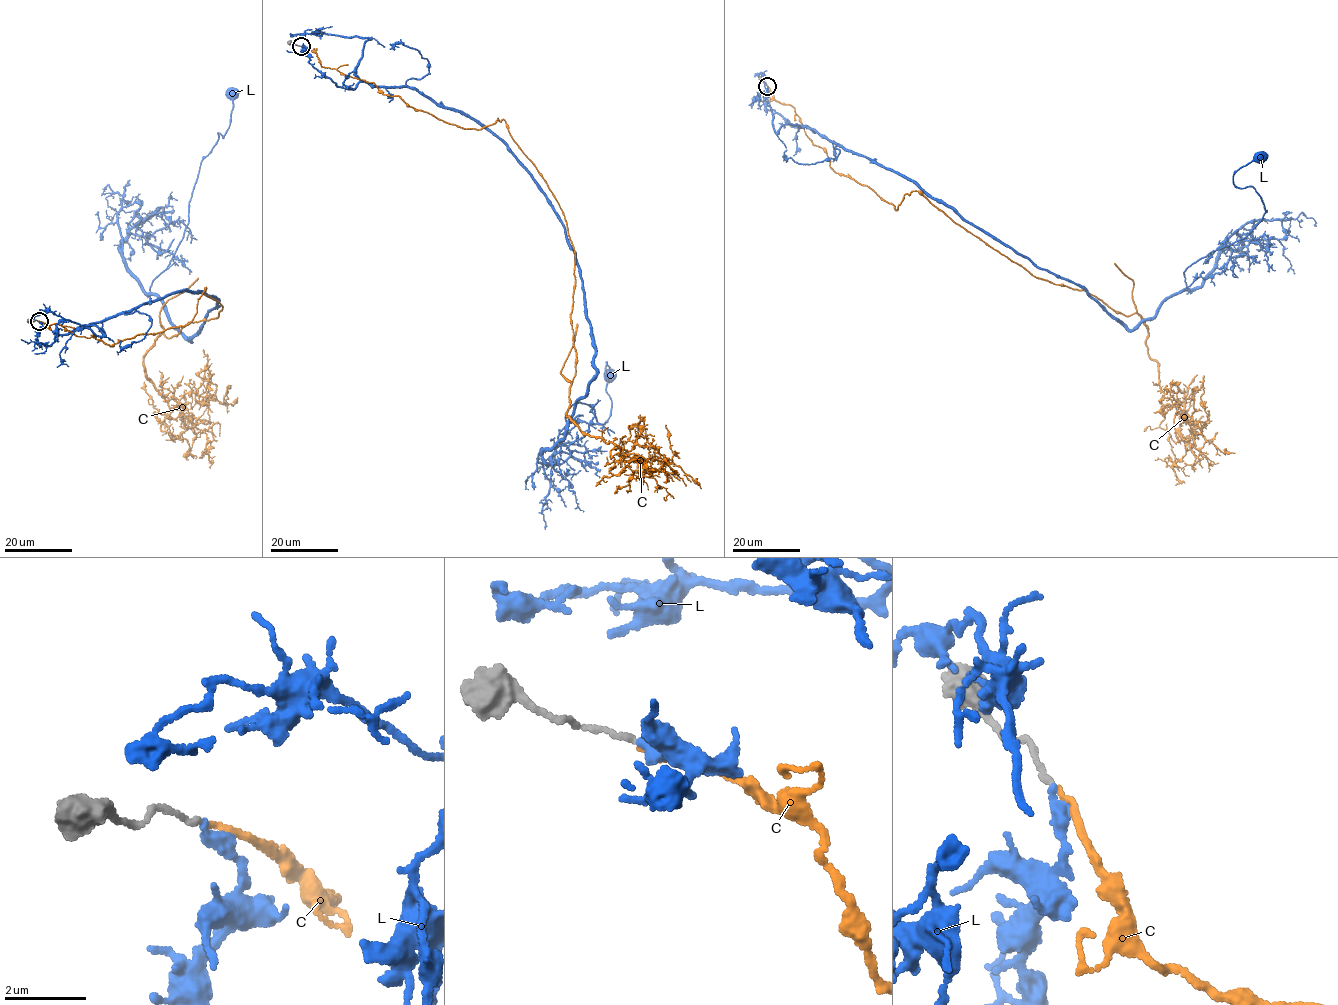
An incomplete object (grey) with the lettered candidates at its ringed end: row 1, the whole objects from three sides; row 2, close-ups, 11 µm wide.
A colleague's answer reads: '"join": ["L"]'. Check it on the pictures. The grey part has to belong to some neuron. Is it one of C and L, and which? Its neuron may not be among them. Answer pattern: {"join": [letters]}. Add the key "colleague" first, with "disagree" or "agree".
{"colleague": "disagree", "join": ["C"]}

